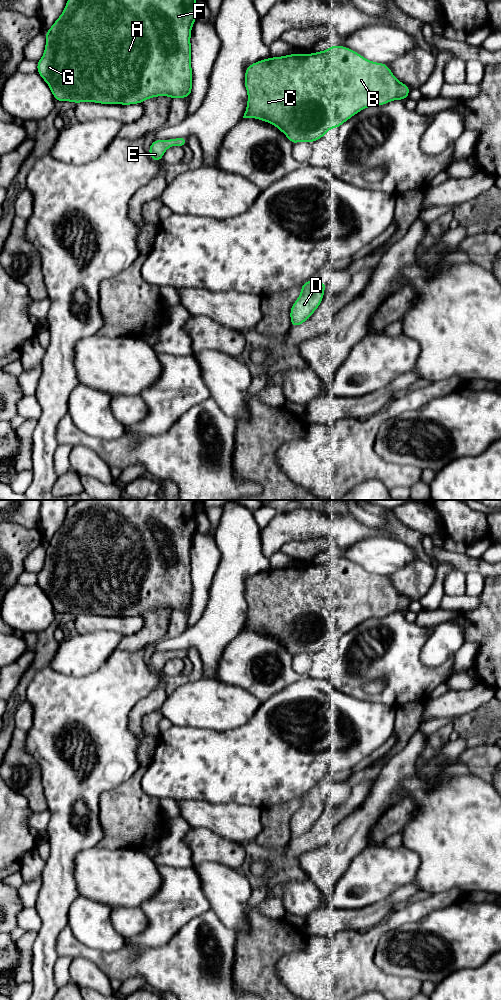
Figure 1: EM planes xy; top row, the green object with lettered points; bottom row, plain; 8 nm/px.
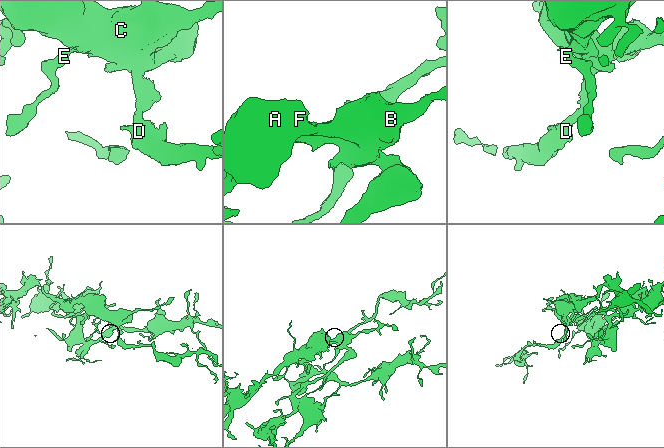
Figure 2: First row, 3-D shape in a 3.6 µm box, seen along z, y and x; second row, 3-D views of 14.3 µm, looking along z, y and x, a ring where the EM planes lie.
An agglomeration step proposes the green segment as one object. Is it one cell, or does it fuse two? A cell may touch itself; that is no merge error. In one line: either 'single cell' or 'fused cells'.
single cell

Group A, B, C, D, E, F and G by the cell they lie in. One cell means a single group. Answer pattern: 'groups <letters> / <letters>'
groups A B C D E F G

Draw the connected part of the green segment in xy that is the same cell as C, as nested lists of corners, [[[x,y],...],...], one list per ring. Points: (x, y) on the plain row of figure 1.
[[[340,557],[308,567],[288,566],[259,572],[246,580],[244,597],[248,612],[243,630],[256,630],[276,638],[293,657],[302,653],[314,655],[331,640],[340,640],[361,622],[370,618],[382,618],[393,612],[404,613],[411,602],[392,586],[386,575],[372,574],[358,564]]]

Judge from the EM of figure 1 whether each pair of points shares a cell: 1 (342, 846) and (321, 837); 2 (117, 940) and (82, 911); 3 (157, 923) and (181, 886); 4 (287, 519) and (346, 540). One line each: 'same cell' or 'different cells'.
1: different cells
2: same cell
3: same cell
4: same cell

